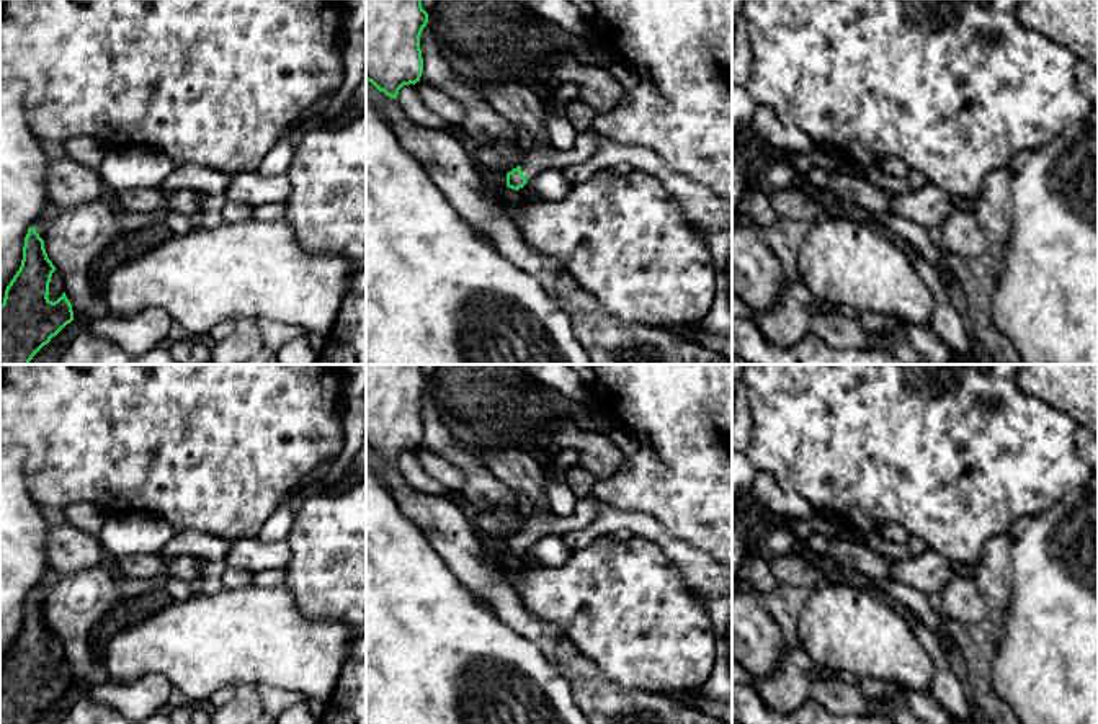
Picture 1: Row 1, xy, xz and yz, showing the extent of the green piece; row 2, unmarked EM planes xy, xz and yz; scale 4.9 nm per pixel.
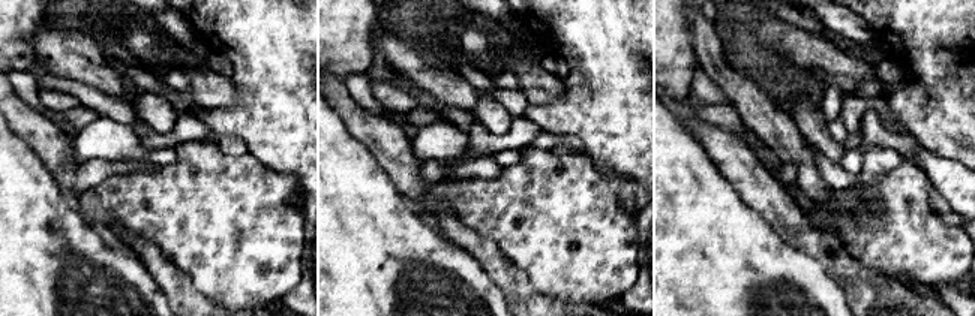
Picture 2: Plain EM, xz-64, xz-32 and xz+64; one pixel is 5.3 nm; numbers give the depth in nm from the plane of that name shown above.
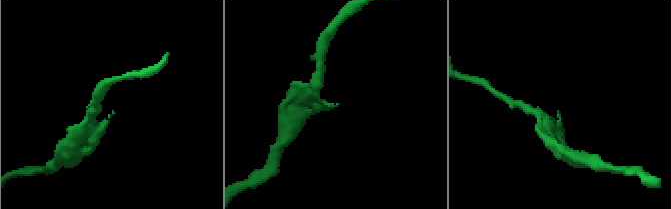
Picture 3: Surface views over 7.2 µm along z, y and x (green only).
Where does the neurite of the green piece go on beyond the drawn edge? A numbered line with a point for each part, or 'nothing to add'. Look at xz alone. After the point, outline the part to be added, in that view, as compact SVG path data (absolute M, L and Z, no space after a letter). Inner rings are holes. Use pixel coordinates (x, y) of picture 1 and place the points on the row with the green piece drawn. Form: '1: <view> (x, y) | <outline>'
1: xz (541, 157) | M593 129L578 134L574 147L569 150L560 150L552 145L534 142L533 149L528 152L520 167L526 180L531 180L542 170L562 170L569 165L577 165L591 159L596 154L598 145L600 136Z

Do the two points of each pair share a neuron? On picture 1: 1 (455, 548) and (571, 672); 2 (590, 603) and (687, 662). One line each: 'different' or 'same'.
1: same
2: same

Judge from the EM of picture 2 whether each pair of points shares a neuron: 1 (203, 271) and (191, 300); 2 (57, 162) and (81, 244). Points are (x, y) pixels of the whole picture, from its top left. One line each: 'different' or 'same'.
1: different
2: different

